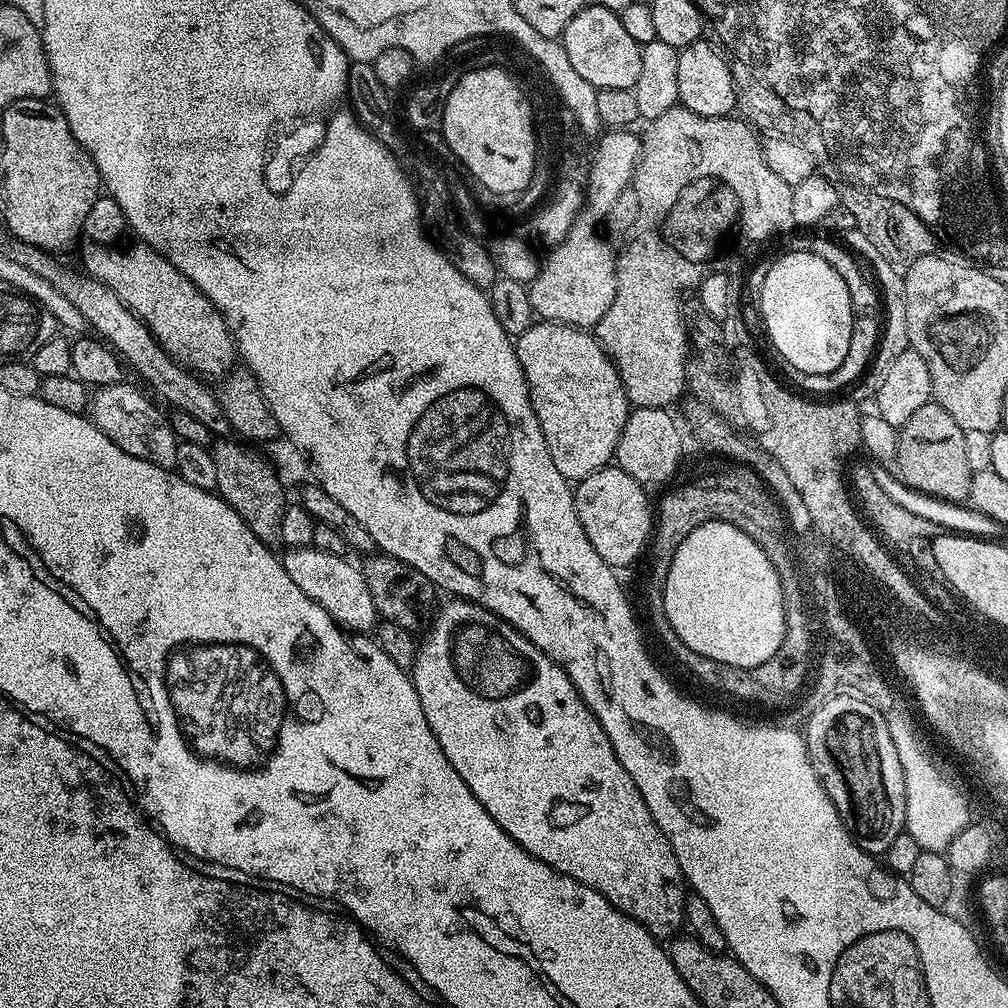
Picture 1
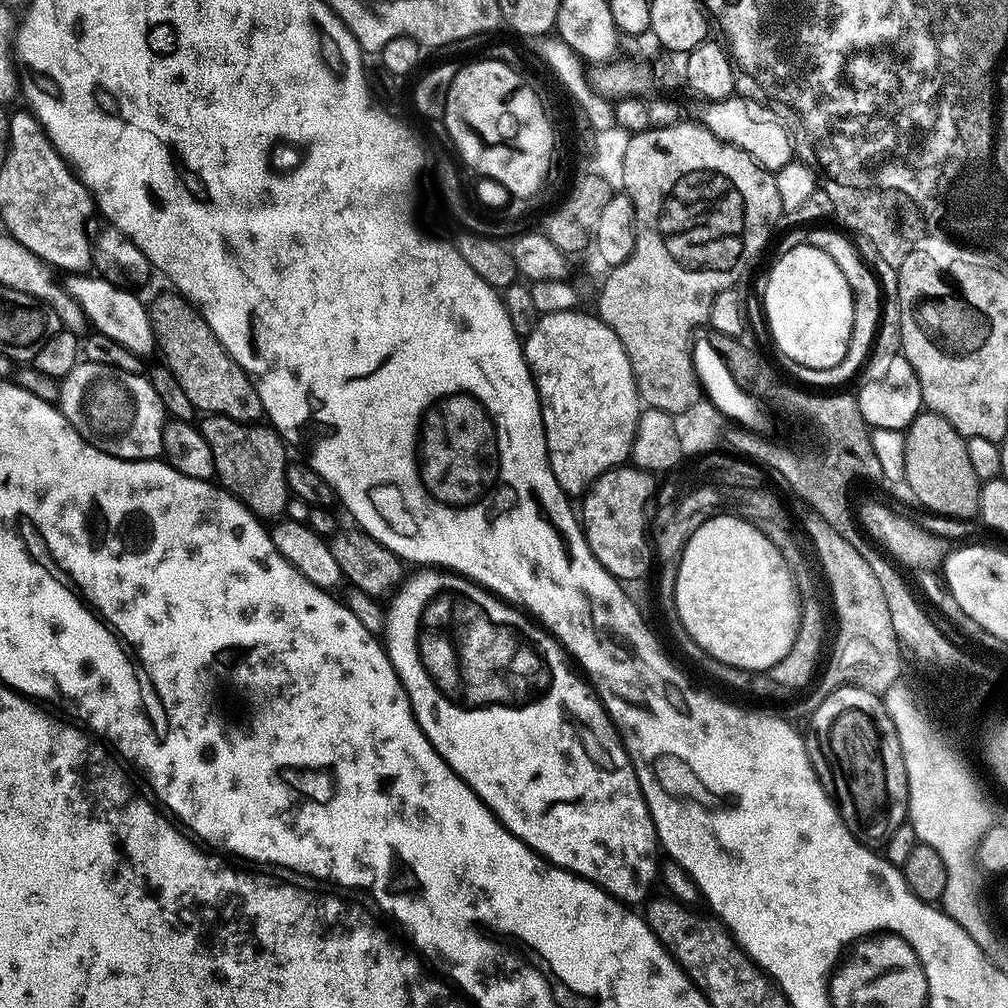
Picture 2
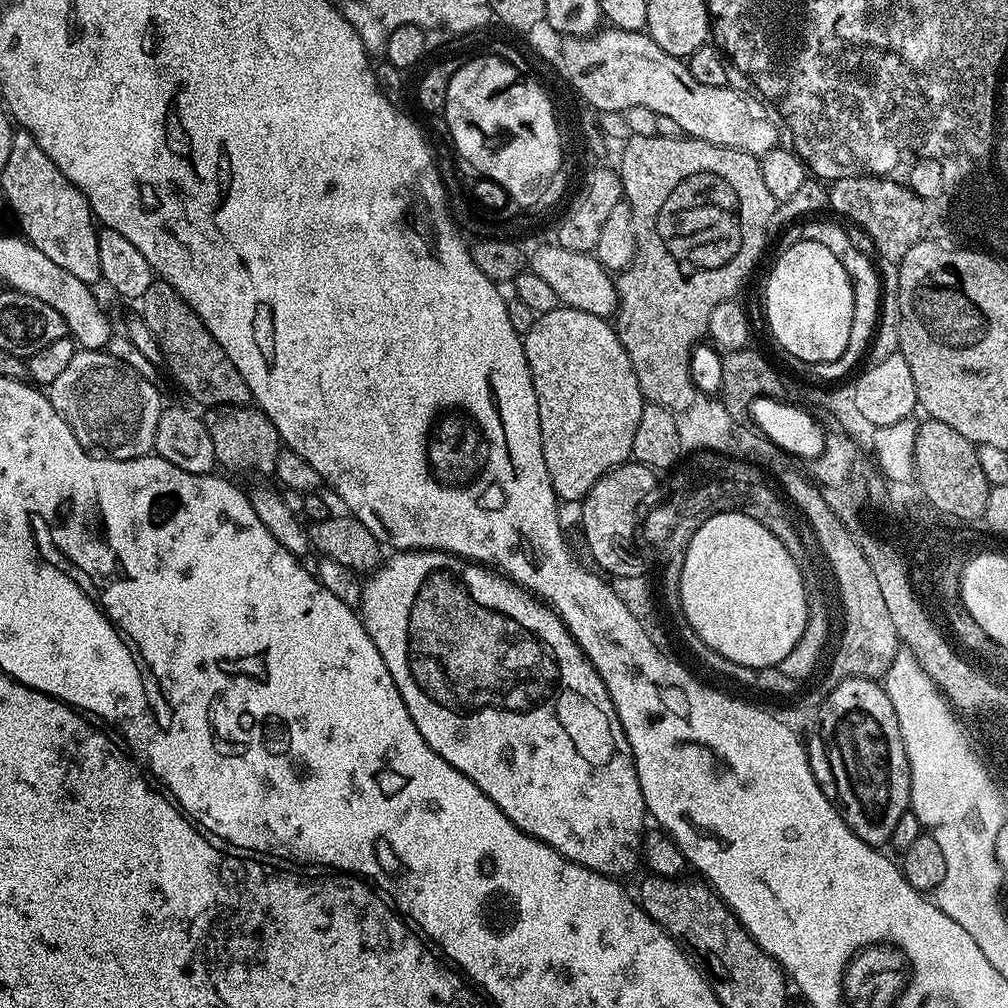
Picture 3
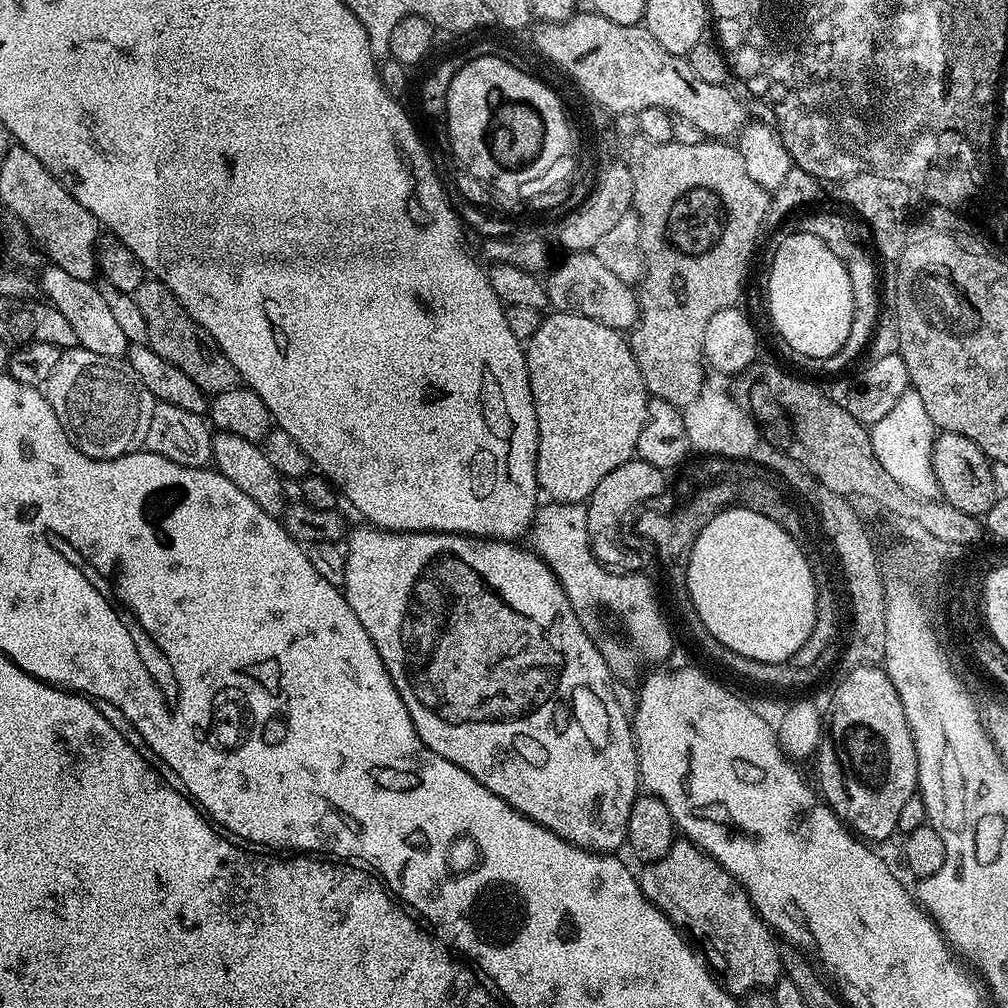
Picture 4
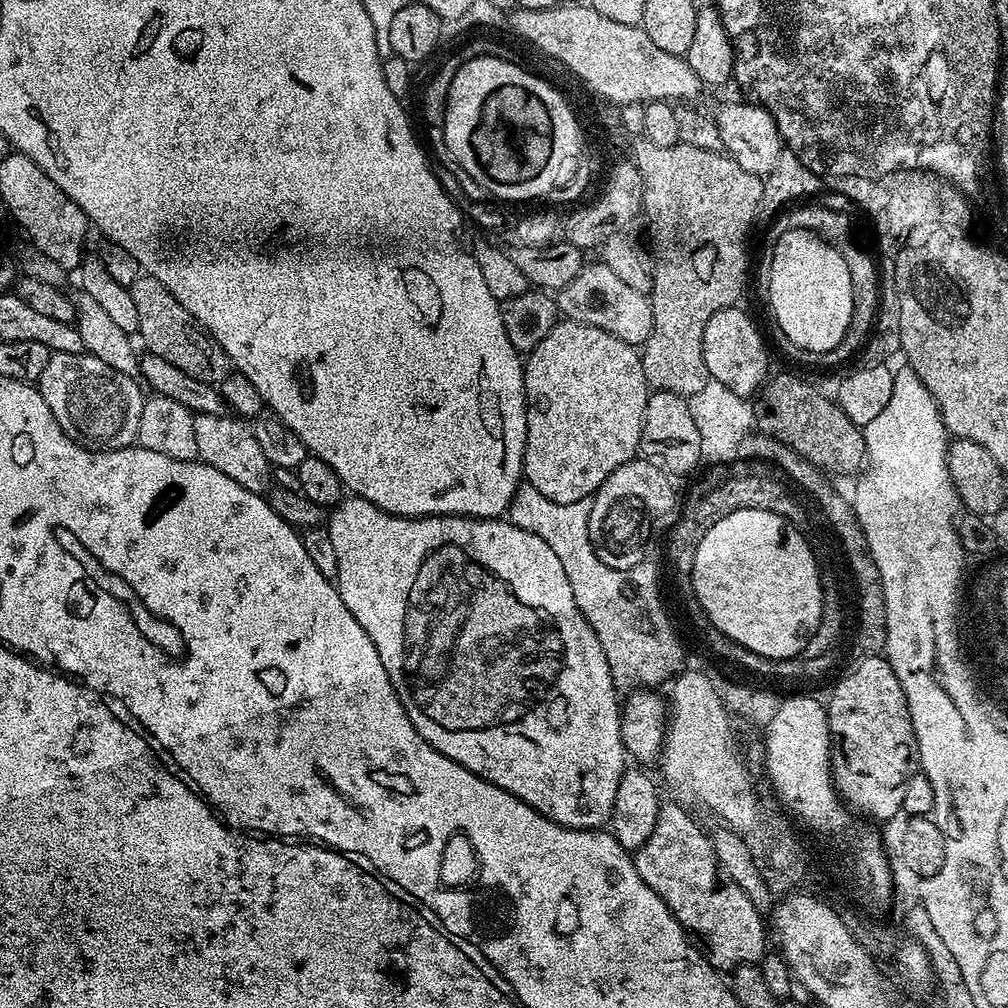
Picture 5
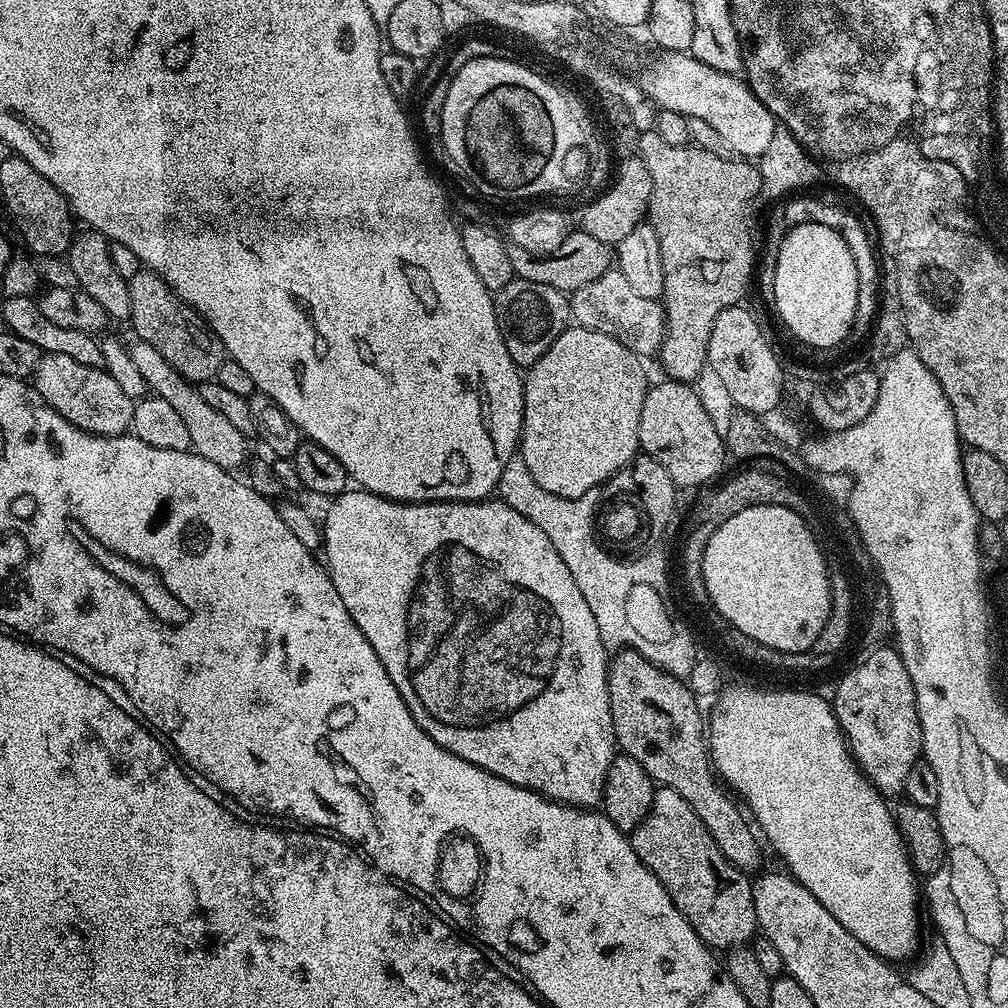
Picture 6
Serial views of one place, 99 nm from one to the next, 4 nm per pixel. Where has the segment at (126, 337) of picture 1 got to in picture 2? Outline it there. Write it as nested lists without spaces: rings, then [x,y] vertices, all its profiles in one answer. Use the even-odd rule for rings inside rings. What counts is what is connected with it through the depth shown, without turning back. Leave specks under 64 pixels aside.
[[[88,272],[67,273],[62,280],[64,289],[78,301],[87,323],[97,332],[106,334],[111,341],[130,350],[140,359],[157,353],[156,335],[153,333],[152,320],[147,305],[123,285]]]

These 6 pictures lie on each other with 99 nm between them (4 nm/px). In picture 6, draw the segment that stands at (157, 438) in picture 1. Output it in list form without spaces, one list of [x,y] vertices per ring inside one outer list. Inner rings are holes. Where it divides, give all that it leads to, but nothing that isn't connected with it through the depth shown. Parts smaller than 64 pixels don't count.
[[[43,353],[36,367],[34,387],[62,418],[95,436],[123,436],[132,426],[133,400],[103,368],[82,366],[70,354]]]

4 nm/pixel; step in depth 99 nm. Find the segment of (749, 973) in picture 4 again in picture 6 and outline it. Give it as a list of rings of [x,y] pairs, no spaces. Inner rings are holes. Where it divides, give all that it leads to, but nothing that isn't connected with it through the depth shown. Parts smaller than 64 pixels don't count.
[[[657,787],[654,802],[646,818],[631,832],[630,839],[634,854],[638,854],[638,858],[652,871],[654,878],[662,882],[666,894],[670,894],[674,906],[678,906],[678,910],[690,922],[703,944],[707,944],[713,950],[728,950],[733,946],[747,945],[757,935],[758,925],[752,897],[753,881],[722,854],[718,844],[706,830],[702,818],[694,814],[690,802],[686,802],[682,794],[678,794],[672,788]]]

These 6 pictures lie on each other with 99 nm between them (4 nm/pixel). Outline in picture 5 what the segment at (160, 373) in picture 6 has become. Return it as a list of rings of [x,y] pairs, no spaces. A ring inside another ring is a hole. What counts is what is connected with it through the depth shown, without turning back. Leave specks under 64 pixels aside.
[[[197,412],[192,421],[194,439],[198,442],[198,457],[203,463],[214,466],[214,470],[222,470],[226,478],[234,478],[238,486],[251,492],[264,494],[273,487],[273,467],[269,464],[266,454],[262,454],[258,438],[254,438],[251,427],[243,419],[232,414],[215,416]]]

